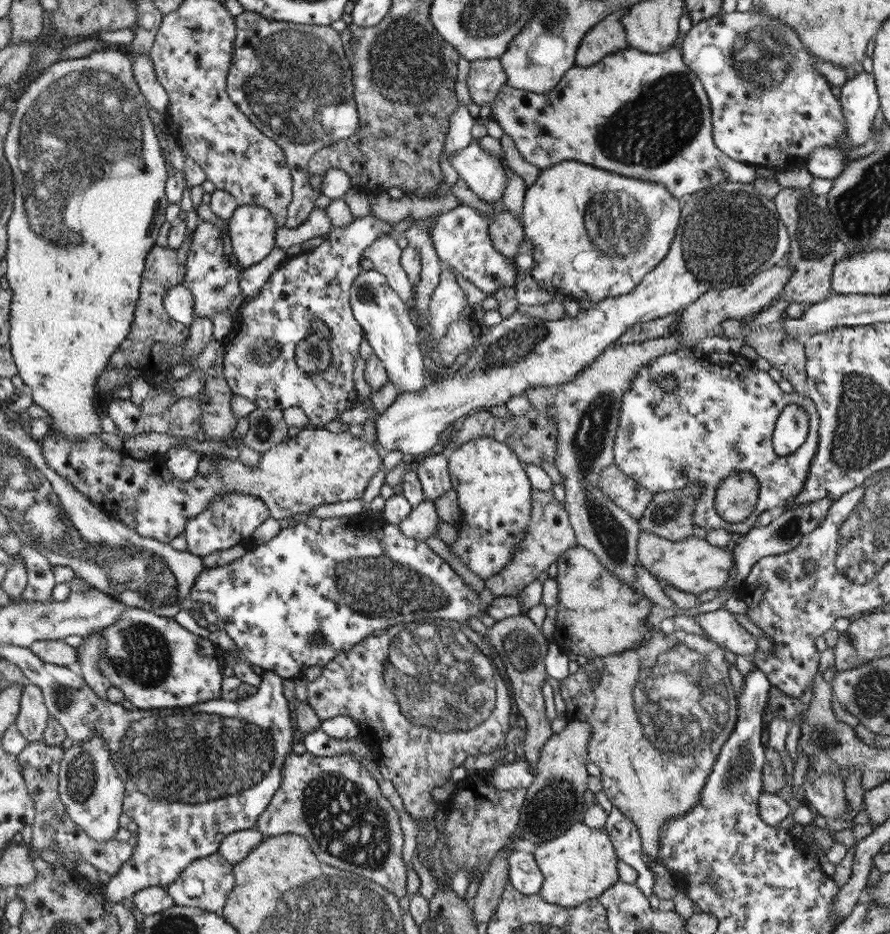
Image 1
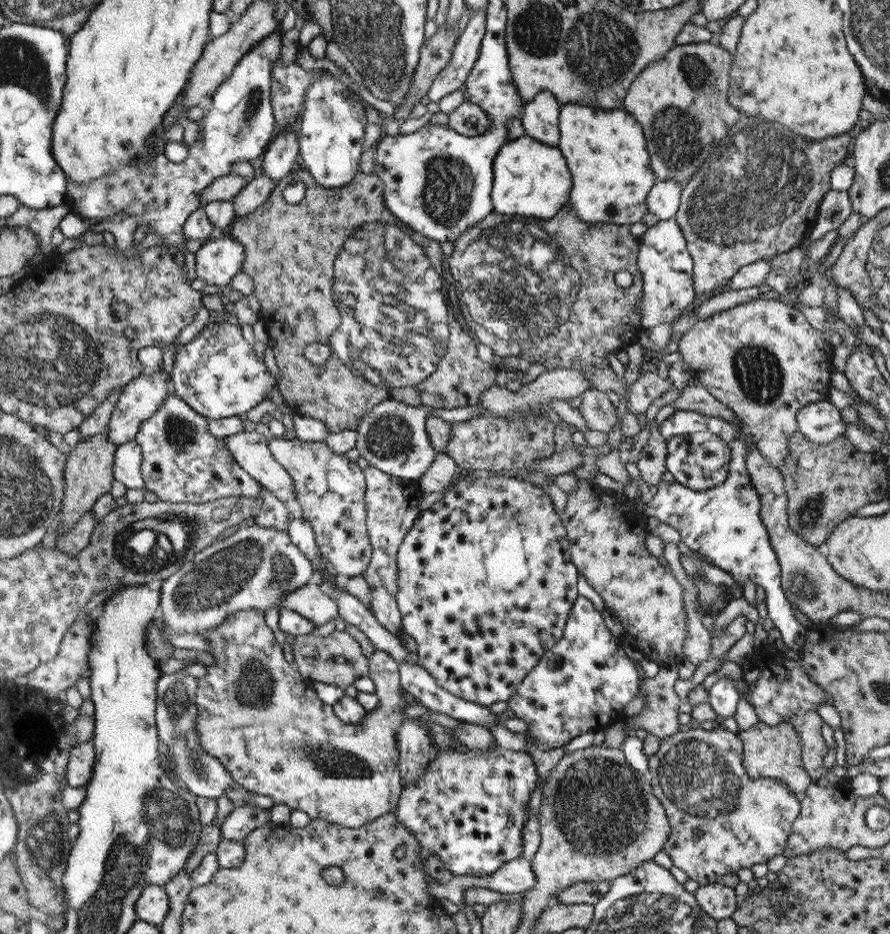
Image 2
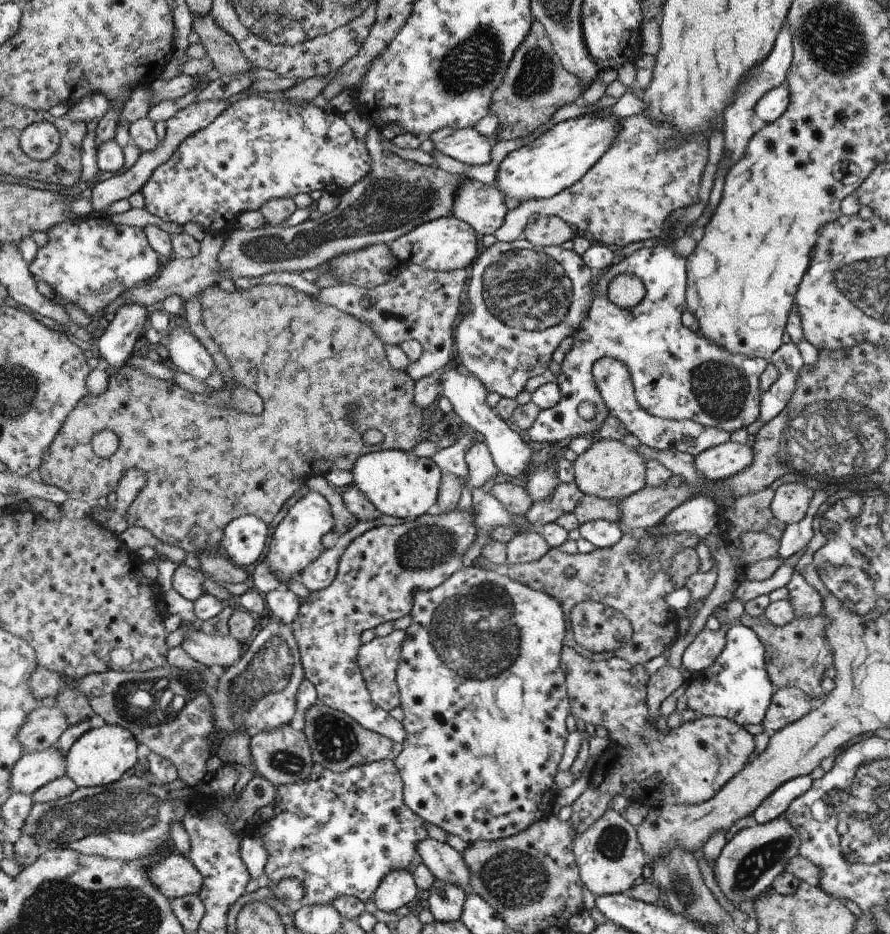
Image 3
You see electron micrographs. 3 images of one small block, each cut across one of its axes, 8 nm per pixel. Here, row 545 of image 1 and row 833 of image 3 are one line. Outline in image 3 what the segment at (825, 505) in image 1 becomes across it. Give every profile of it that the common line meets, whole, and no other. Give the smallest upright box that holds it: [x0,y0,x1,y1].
[712,815,800,908]

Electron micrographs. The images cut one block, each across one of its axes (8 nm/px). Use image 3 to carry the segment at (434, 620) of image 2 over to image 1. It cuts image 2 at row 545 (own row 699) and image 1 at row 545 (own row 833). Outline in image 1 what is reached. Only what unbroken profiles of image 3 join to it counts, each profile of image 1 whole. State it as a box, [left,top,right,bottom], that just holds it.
[447,437,533,580]

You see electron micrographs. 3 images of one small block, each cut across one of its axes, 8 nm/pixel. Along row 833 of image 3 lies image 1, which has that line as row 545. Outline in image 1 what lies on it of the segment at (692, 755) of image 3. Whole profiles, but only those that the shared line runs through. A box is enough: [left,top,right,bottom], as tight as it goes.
[550,545,658,660]

